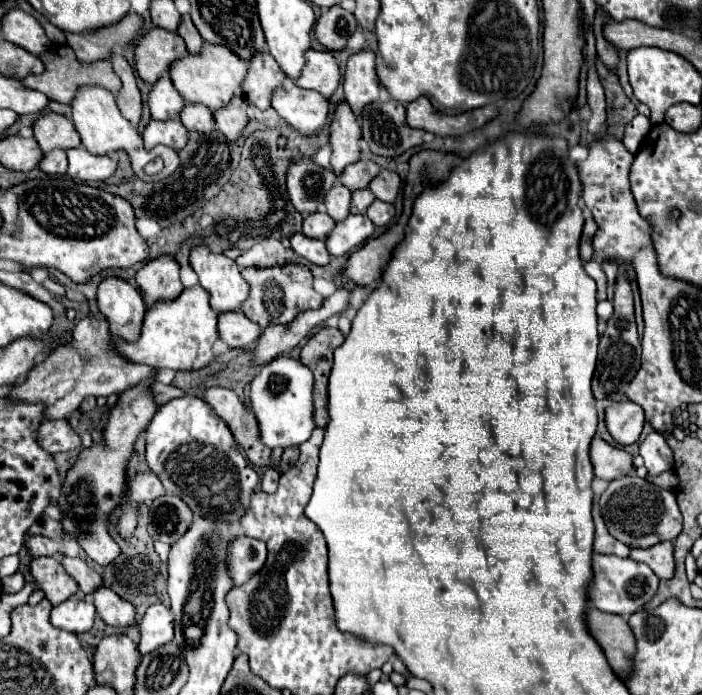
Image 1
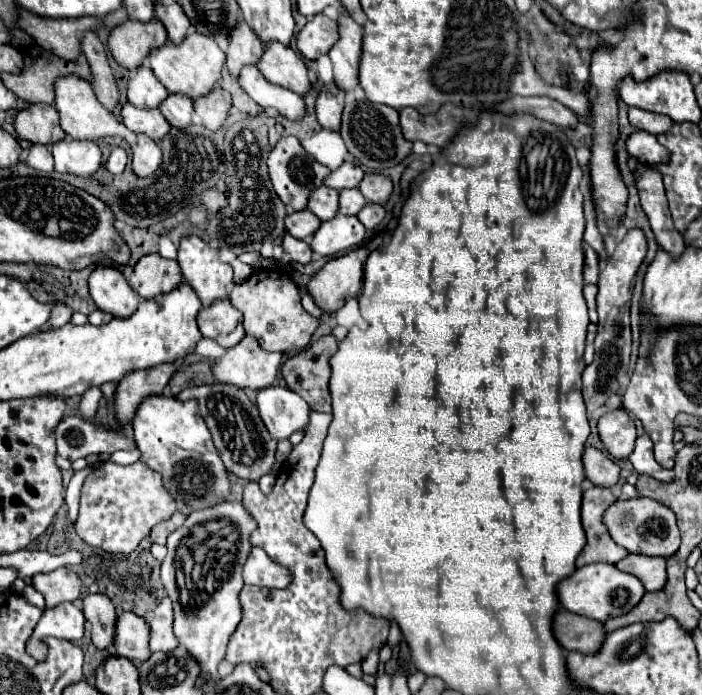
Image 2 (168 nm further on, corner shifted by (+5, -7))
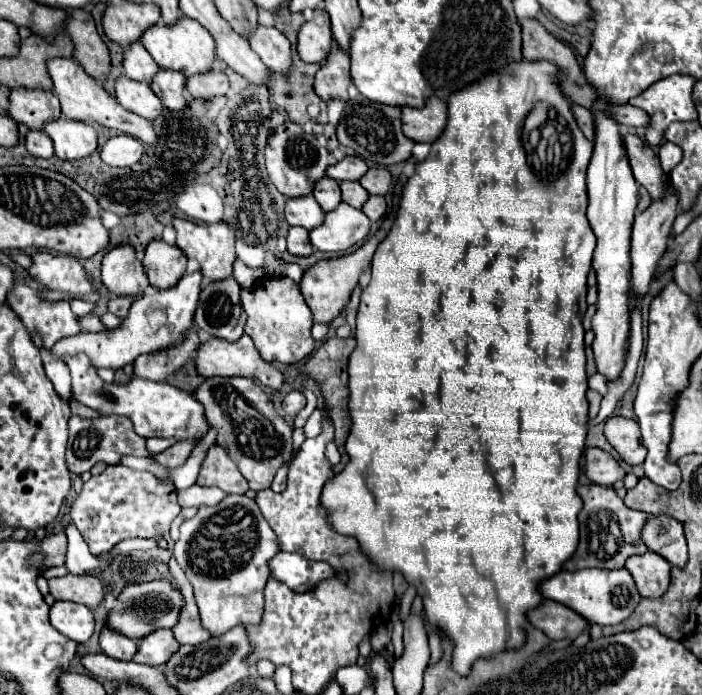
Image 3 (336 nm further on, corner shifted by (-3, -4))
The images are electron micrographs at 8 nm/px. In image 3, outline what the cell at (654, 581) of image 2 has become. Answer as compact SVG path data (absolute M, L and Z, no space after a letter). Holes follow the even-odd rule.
M645 552L641 556L631 556L625 568L631 572L641 596L659 598L667 592L671 582L671 564L665 558Z

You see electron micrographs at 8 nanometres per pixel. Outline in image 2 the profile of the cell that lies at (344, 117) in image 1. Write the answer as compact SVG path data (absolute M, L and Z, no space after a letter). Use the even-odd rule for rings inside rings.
M335 81L325 83L319 91L319 97L315 101L315 113L321 127L337 131L341 125L341 111L343 111L343 97L345 91L335 85Z

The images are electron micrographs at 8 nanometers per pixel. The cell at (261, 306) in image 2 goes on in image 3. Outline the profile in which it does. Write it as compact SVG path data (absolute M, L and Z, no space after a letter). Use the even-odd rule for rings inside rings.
M267 276L253 290L241 290L241 302L247 312L245 334L255 342L255 348L267 362L297 364L305 360L315 350L315 340L311 336L313 312L307 306L299 284L287 276Z

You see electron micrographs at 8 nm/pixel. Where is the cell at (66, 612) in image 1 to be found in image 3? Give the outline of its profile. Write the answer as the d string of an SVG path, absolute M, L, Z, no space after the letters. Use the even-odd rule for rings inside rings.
M55 602L49 620L63 636L79 644L87 642L93 634L93 612L77 602Z

